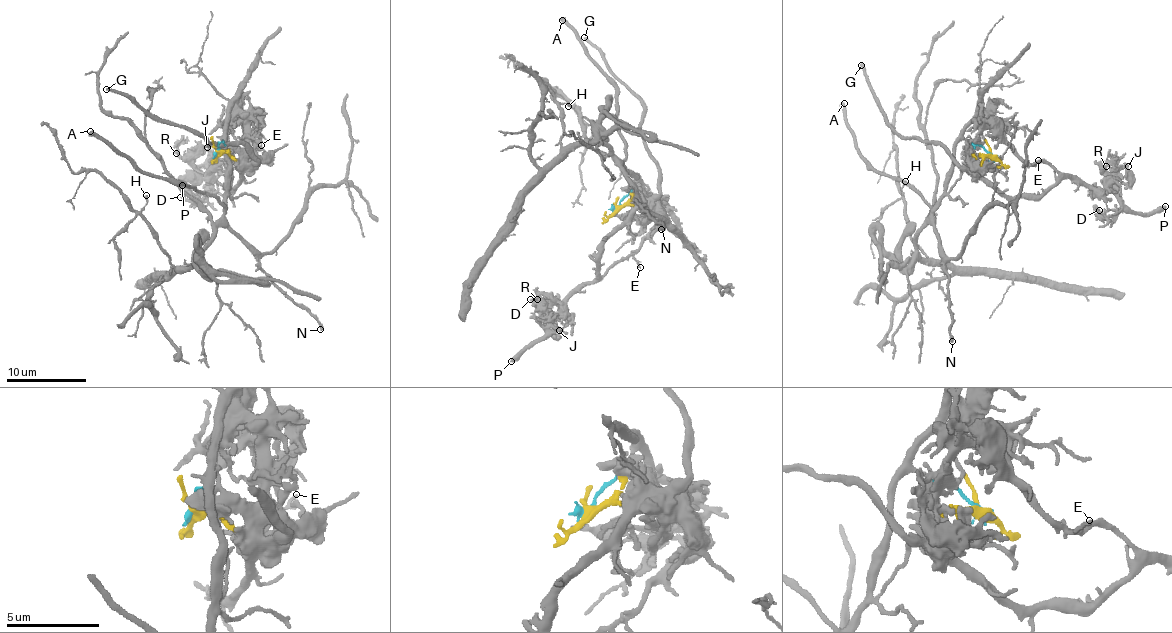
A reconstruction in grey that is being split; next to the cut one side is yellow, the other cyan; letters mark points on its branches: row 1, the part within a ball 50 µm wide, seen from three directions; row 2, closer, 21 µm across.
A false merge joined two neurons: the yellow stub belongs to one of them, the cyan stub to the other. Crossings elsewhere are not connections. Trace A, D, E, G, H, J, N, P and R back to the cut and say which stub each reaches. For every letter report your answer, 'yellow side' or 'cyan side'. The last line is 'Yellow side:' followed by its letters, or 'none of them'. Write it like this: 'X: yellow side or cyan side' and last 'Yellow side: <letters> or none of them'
A: cyan side
D: yellow side
E: yellow side
G: yellow side
H: cyan side
J: yellow side
N: cyan side
P: yellow side
R: yellow side
Yellow side: D, E, G, J, P, R

